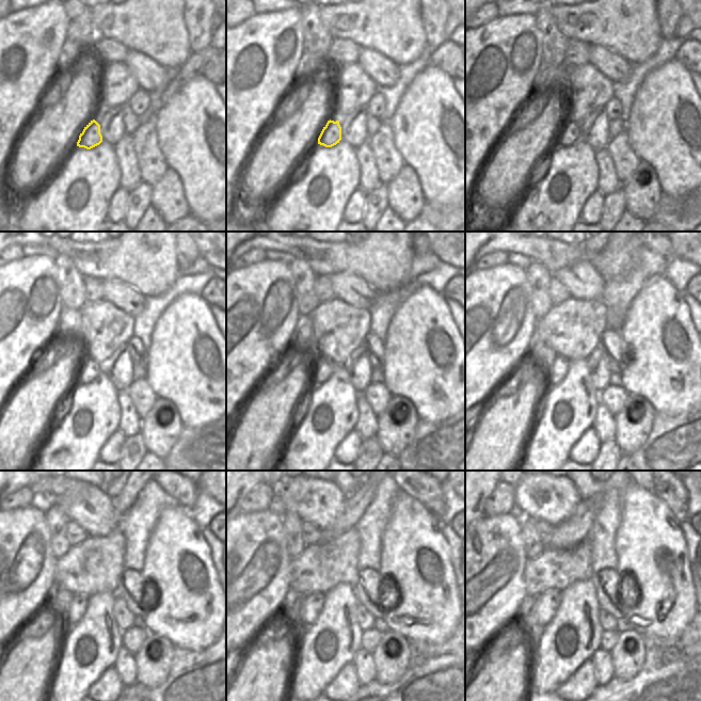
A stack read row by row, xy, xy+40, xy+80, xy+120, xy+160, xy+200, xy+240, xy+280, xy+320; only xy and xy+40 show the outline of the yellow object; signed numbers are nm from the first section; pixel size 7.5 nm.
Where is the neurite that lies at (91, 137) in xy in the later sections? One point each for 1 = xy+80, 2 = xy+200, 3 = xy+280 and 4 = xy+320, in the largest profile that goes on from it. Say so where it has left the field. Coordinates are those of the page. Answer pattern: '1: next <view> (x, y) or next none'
1: next xy+80 (569, 131)
2: next xy+200 (558, 369)
3: next xy+280 (311, 605)
4: next xy+320 (545, 605)

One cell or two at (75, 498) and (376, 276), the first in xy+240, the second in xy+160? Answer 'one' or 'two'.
two

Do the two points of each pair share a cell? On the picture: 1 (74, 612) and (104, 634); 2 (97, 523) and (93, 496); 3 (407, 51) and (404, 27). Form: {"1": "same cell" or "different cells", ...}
{"1": "different cells", "2": "same cell", "3": "same cell"}

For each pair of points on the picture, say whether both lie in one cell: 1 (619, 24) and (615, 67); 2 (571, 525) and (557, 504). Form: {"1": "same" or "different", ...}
{"1": "different", "2": "different"}

